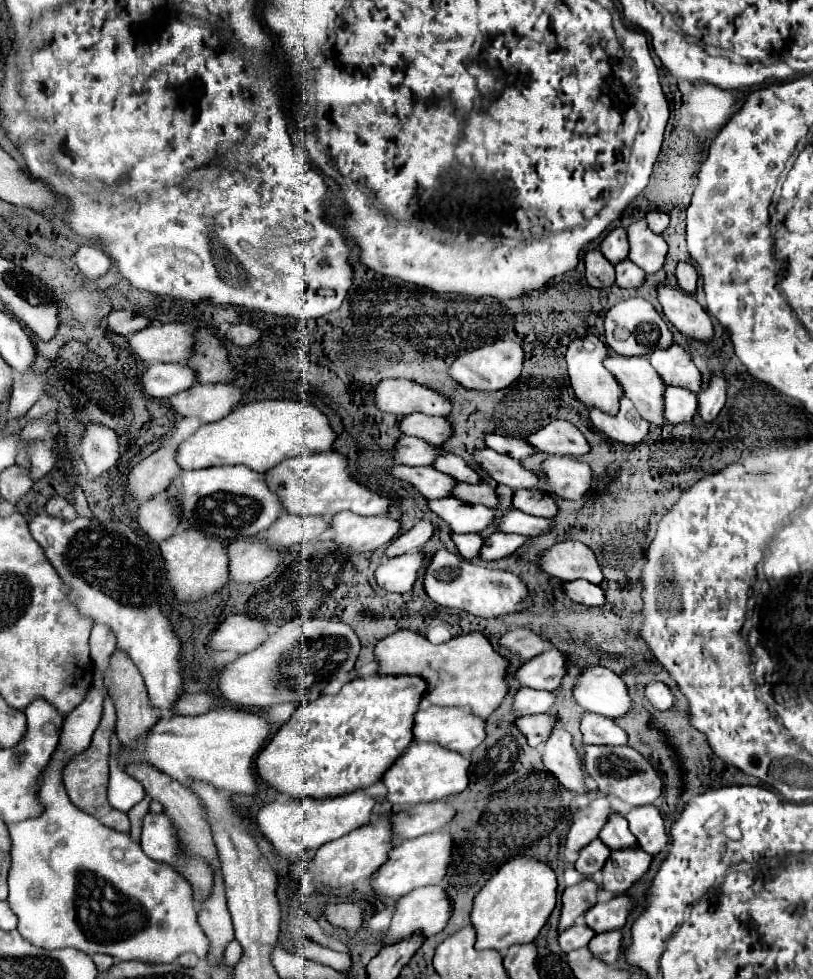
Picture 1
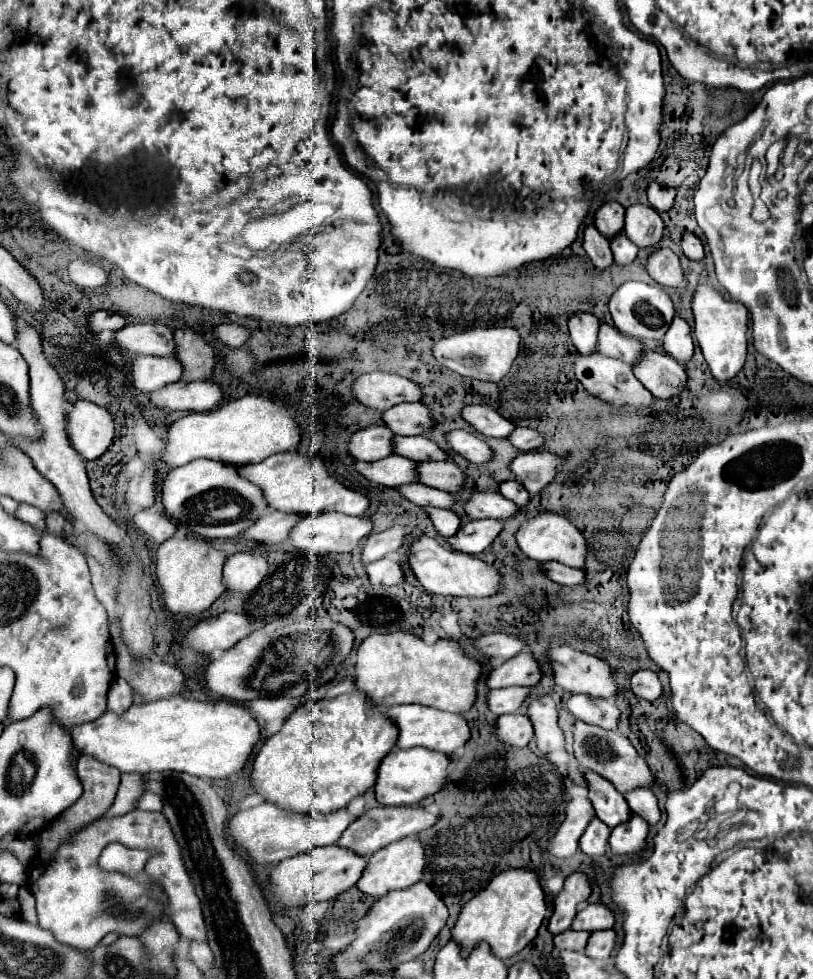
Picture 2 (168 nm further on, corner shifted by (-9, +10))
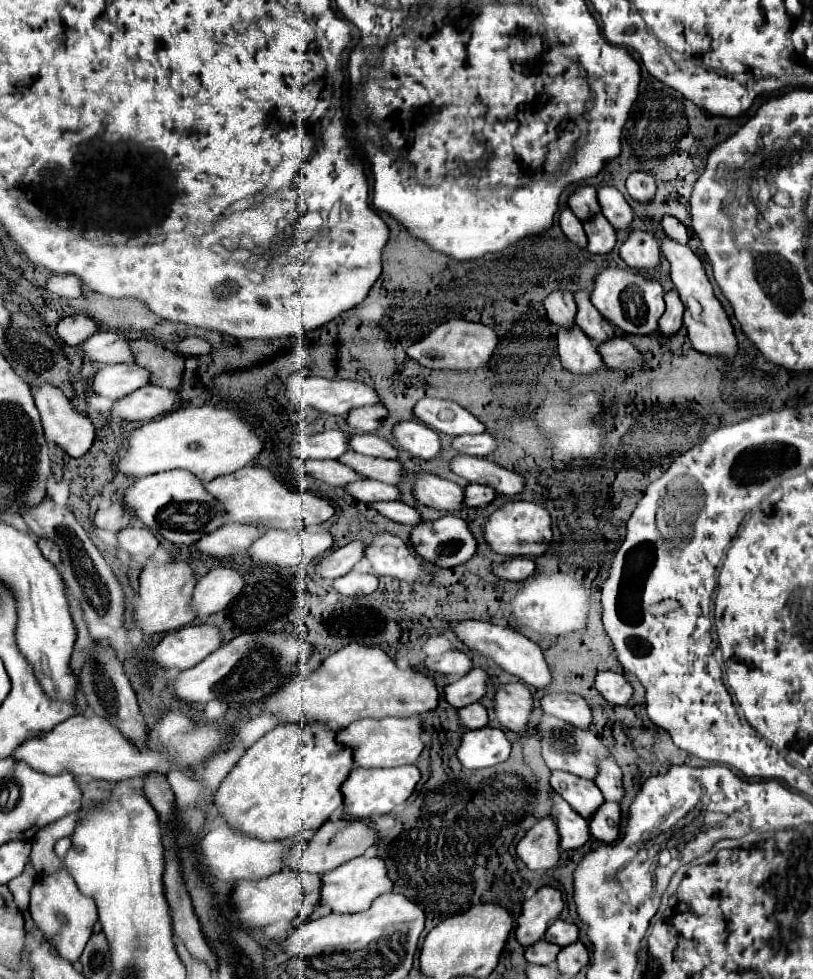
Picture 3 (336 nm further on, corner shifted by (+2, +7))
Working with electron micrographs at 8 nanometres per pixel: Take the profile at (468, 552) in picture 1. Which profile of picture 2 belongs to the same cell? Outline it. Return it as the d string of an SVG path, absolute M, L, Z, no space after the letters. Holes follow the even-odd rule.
M426 508L426 510L430 514L436 530L442 536L450 538L450 536L454 536L454 532L458 532L458 528L462 528L462 520L460 520L460 516L456 512L442 510L442 508Z

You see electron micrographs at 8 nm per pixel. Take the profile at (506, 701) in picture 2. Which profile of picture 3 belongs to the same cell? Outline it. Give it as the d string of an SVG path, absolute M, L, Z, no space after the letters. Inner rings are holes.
M471 703L463 709L457 709L459 723L463 723L463 729L479 729L487 725L487 711L481 707L481 703Z

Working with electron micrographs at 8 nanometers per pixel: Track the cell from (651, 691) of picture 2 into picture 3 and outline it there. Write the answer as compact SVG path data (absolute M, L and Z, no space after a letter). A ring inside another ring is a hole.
M603 671L595 675L595 689L609 701L609 703L617 703L623 705L631 699L633 689L631 685L625 681L623 675L613 673L613 671Z

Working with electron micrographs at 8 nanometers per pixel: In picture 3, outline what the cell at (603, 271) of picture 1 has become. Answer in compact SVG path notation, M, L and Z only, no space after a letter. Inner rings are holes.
M569 209L561 211L559 225L561 225L563 233L567 235L567 239L571 239L577 247L581 247L581 249L587 247L587 237L585 237L585 231L583 231L583 223L579 219L575 219L575 215Z

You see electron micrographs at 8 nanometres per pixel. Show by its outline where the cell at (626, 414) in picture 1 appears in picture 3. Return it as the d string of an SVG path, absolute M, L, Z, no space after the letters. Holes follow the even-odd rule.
M559 327L557 331L557 347L563 365L571 373L593 373L603 367L601 355L595 351L595 345L587 335L577 327Z

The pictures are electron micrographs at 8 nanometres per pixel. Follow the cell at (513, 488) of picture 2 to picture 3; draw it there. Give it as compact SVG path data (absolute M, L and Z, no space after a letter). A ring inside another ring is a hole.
M469 483L463 489L463 495L465 495L465 507L485 507L489 501L493 501L495 491L487 485Z

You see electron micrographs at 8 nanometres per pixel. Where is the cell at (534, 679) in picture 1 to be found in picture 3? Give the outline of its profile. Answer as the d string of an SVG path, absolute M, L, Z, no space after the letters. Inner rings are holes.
M471 669L465 677L447 685L443 689L445 693L443 697L451 707L457 707L457 709L471 705L485 695L485 683L487 683L487 673L483 669Z

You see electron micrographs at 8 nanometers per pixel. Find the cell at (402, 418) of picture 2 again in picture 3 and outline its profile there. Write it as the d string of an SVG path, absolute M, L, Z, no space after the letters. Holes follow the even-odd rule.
M379 403L375 407L357 407L355 411L347 413L347 425L353 427L357 433L373 433L381 427L381 421L385 419L387 409Z

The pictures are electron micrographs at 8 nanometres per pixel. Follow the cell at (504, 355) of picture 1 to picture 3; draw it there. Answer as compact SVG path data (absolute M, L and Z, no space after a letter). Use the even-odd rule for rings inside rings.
M451 319L447 323L441 323L417 343L413 343L407 349L407 355L429 369L477 369L489 361L495 347L497 335L491 327L465 319Z

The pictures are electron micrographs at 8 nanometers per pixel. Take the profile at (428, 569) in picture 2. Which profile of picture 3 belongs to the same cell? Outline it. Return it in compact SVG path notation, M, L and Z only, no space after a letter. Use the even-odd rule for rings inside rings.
M391 533L375 535L365 547L365 557L371 563L373 575L389 575L401 581L431 581L431 575L423 571L425 567L415 553Z

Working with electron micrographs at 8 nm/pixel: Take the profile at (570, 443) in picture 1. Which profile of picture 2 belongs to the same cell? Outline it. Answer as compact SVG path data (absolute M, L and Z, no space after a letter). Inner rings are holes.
M516 428L508 440L522 452L530 452L530 450L542 448L546 444L546 436L532 428Z

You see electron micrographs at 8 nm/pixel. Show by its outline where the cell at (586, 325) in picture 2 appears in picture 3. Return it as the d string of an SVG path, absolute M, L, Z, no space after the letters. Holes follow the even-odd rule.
M553 291L543 299L547 317L559 327L571 327L575 321L575 301L569 291Z

